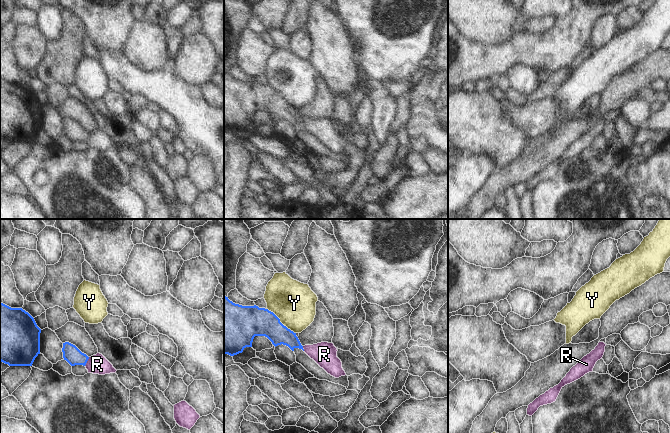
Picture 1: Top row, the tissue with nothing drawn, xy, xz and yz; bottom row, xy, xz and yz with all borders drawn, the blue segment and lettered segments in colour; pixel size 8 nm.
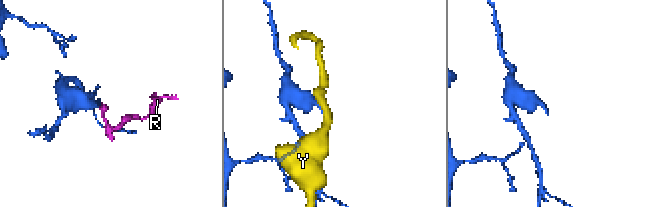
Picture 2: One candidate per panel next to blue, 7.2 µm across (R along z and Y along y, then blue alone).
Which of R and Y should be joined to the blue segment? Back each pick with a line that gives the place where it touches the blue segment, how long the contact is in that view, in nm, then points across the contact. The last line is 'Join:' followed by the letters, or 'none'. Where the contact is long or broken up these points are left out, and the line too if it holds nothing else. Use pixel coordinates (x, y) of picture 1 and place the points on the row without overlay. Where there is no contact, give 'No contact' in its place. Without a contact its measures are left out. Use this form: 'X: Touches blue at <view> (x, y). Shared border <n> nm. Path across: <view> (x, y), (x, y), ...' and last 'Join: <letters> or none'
Join: none.

